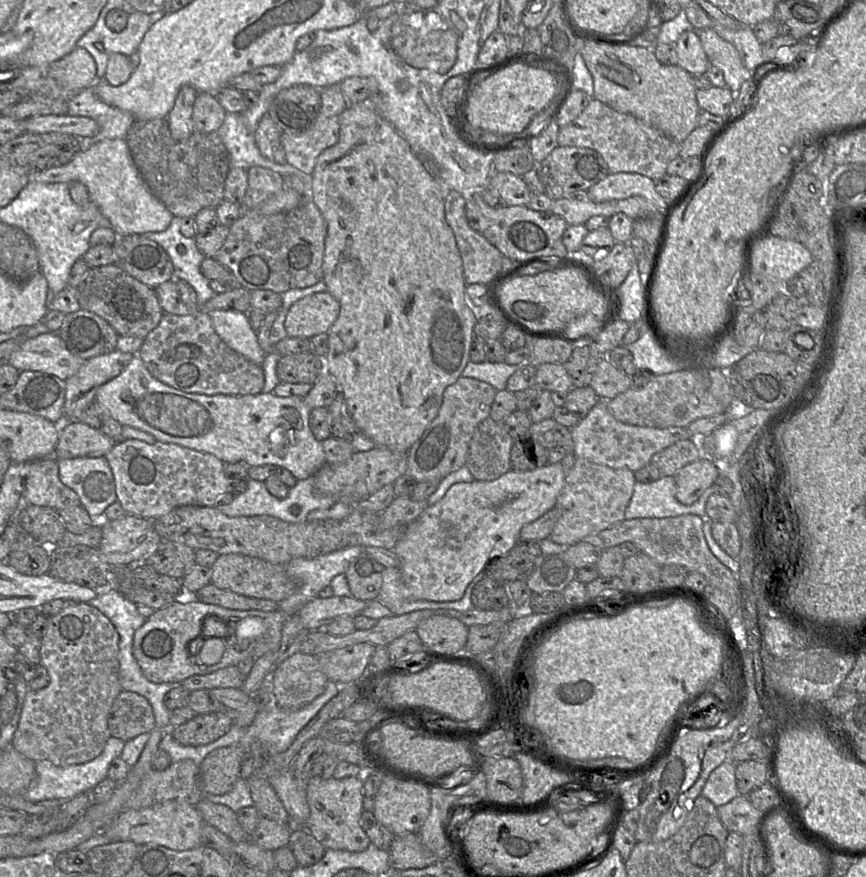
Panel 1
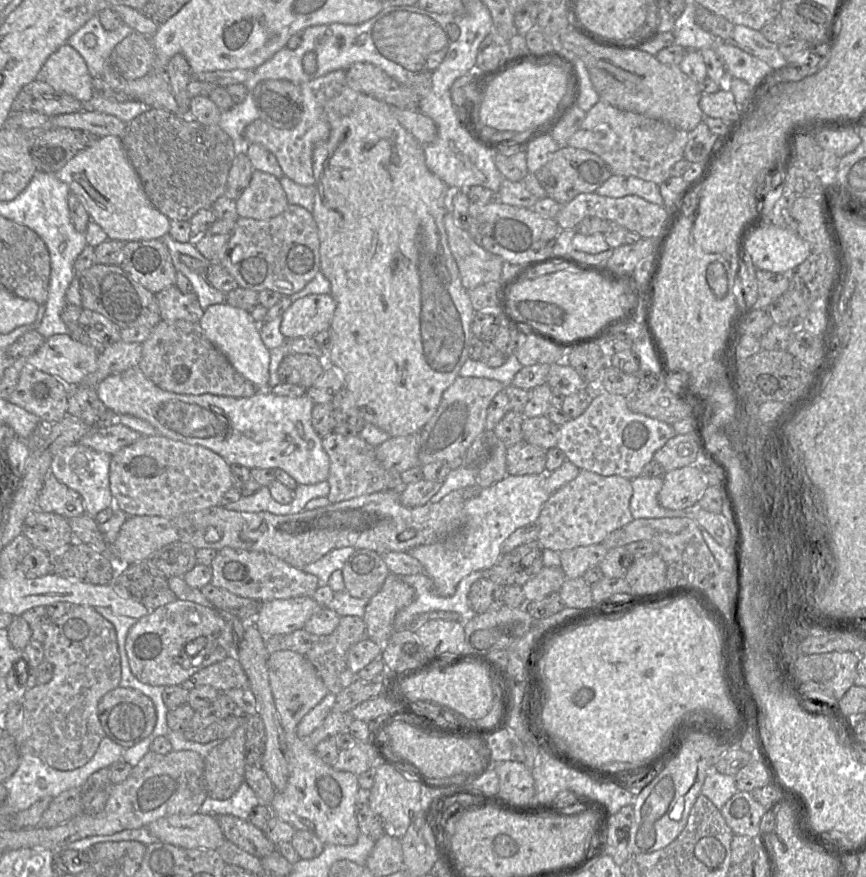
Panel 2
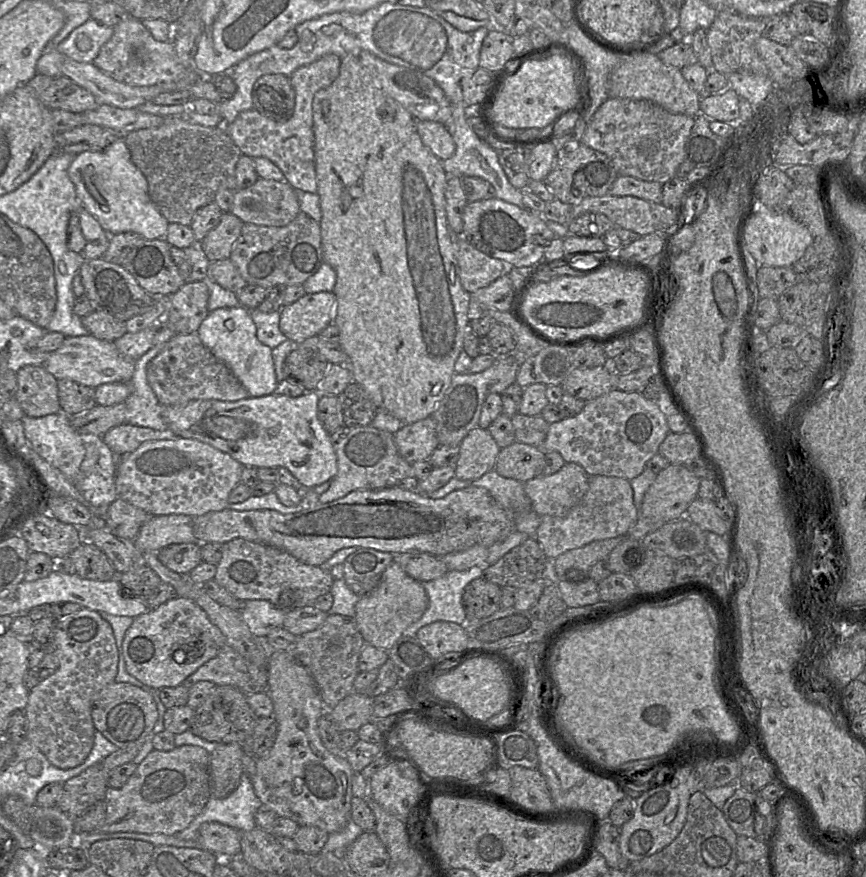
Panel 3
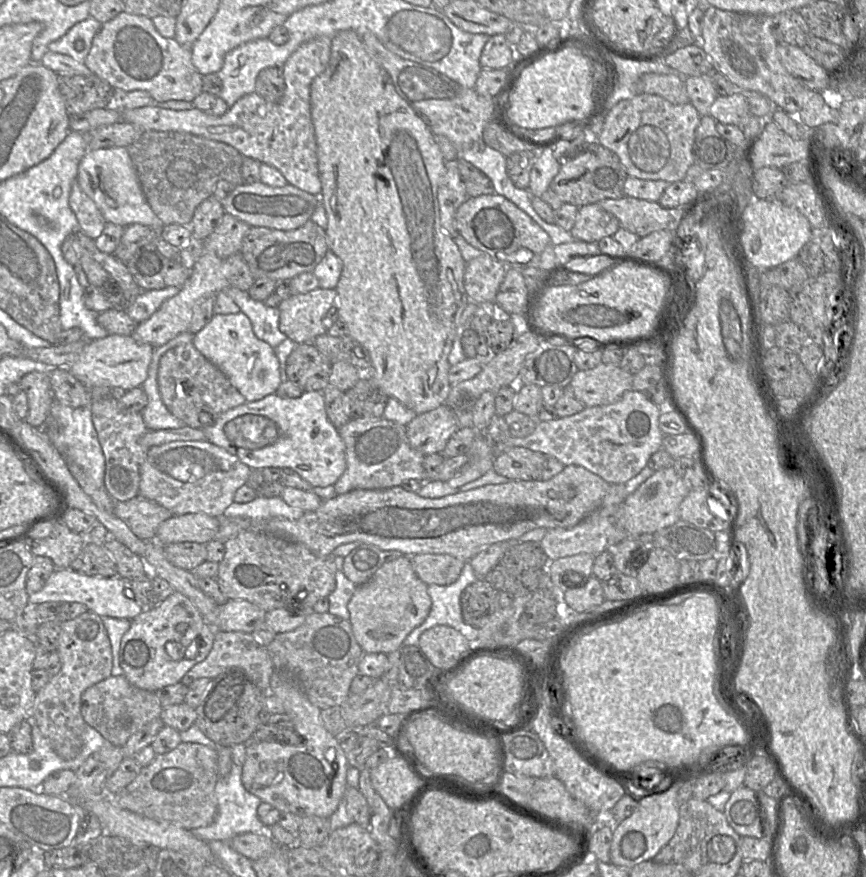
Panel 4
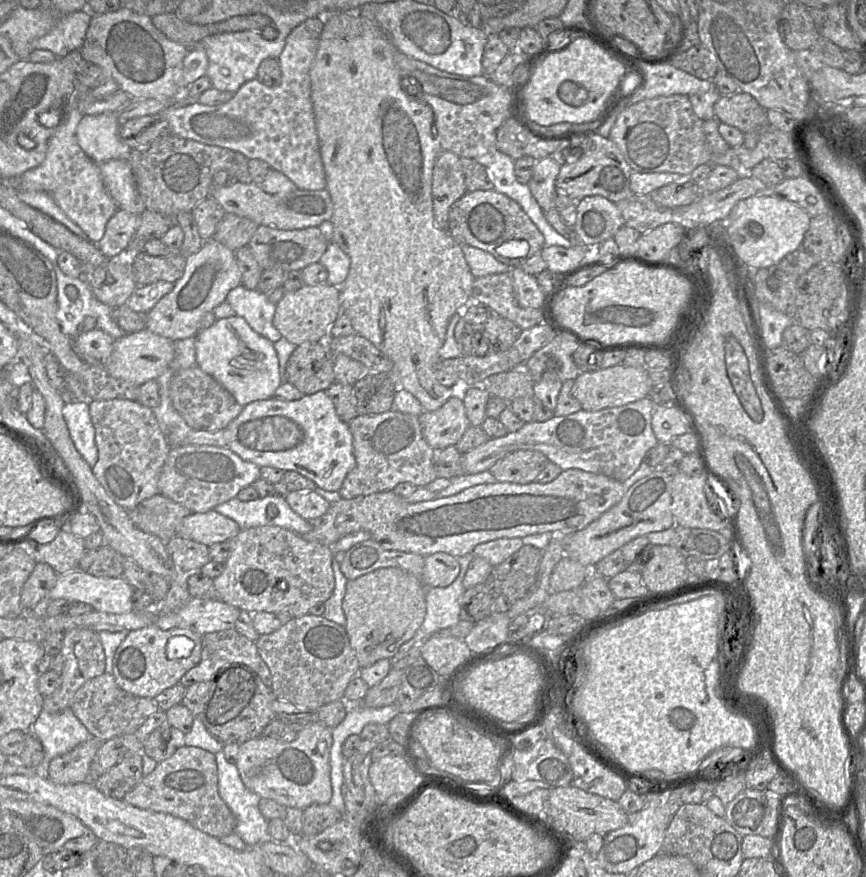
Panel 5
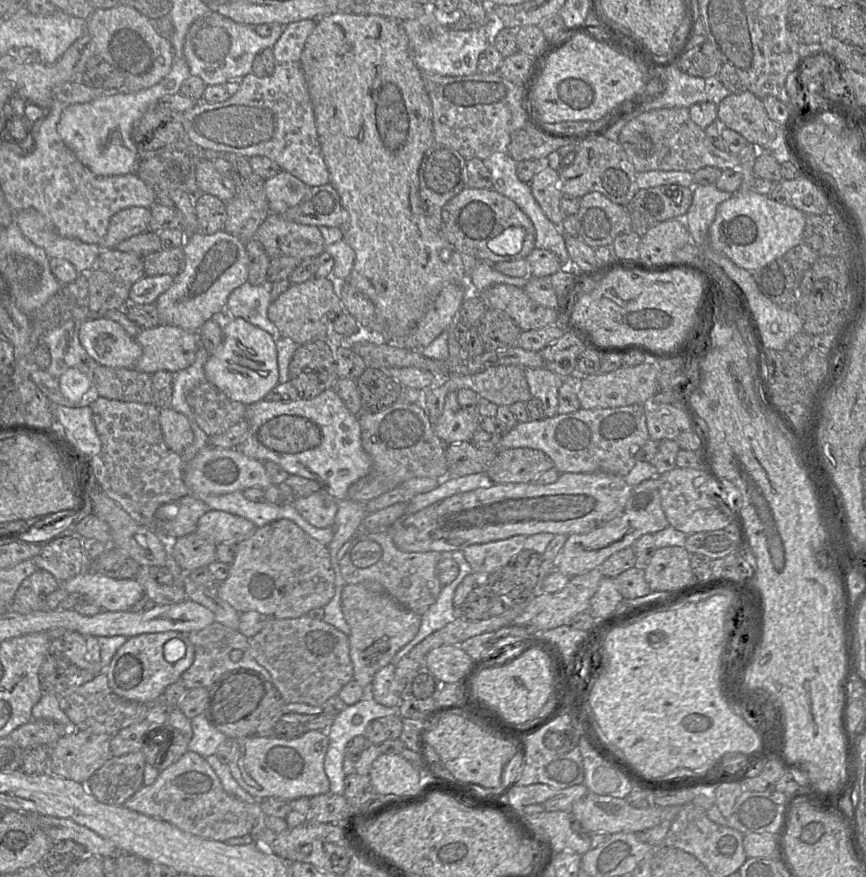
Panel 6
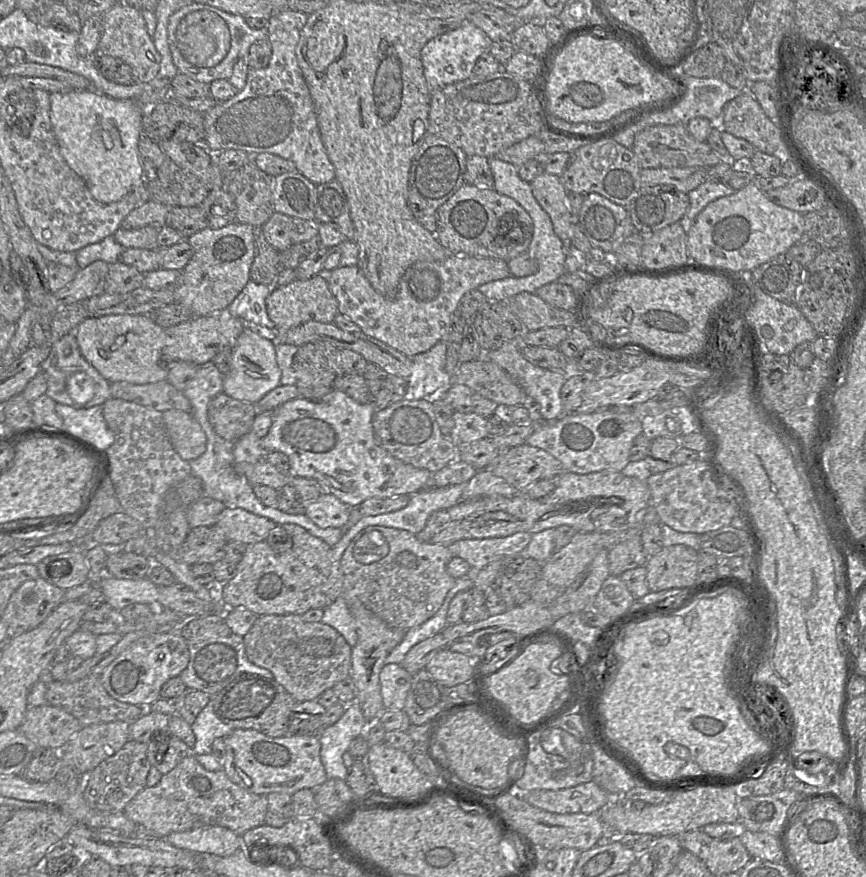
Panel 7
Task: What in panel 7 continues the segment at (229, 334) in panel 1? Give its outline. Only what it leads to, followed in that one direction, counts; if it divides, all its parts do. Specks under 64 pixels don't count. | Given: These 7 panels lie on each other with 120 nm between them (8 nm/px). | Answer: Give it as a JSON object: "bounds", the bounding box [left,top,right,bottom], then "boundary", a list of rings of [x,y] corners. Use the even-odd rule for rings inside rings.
{"bounds":[223,327,281,405],"boundary":[[[247,327],[231,350],[231,366],[224,376],[223,392],[230,397],[255,405],[280,385],[281,371],[276,361],[275,342],[270,333]]]}

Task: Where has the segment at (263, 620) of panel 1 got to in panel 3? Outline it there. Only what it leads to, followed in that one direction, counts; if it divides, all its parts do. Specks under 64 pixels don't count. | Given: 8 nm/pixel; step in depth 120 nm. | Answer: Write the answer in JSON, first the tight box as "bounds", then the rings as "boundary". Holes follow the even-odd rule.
{"bounds":[123,596,227,689],"boundary":[[[181,596],[134,618],[123,641],[127,671],[140,682],[155,689],[177,687],[227,645],[221,630],[192,599]]]}

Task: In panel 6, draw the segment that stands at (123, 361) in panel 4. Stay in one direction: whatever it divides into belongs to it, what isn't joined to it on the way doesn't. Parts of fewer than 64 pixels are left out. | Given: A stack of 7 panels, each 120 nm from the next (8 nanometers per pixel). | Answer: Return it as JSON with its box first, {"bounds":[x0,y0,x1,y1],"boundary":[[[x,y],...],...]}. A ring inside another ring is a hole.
{"bounds":[134,324,200,374],"boundary":[[[170,324],[144,328],[135,340],[141,346],[142,354],[134,369],[148,374],[161,370],[174,373],[189,367],[200,347],[198,332]]]}

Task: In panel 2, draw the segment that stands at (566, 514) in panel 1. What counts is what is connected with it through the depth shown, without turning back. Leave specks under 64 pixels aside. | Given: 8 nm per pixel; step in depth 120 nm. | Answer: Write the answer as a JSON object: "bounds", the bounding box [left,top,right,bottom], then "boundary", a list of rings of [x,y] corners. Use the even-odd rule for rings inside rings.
{"bounds":[537,470,633,552],"boundary":[[[580,470],[575,479],[551,494],[543,504],[537,519],[540,526],[537,542],[542,548],[557,552],[600,544],[611,532],[633,520],[629,508],[632,495],[629,479]]]}

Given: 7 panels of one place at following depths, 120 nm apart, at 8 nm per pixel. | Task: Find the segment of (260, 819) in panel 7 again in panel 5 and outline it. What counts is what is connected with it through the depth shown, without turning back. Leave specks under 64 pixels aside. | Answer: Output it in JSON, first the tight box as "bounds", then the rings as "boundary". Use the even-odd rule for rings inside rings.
{"bounds":[123,746,236,839],"boundary":[[[184,746],[178,749],[169,759],[158,763],[156,769],[150,775],[144,776],[140,783],[123,800],[140,809],[166,813],[183,819],[194,828],[218,839],[235,833],[236,817],[223,801],[218,791],[216,754],[201,748]]]}

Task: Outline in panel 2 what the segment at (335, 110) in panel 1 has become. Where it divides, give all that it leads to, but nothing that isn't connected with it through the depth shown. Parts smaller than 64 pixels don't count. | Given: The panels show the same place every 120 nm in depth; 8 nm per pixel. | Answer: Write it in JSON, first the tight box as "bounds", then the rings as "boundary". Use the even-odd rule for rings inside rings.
{"bounds":[243,70,346,186],"boundary":[[[335,70],[299,85],[302,94],[302,114],[299,123],[290,129],[278,129],[260,118],[250,123],[243,132],[244,144],[259,144],[277,159],[283,175],[303,186],[312,186],[314,176],[312,154],[316,144],[329,138],[330,126],[325,112],[326,103],[346,86],[346,70]]]}

